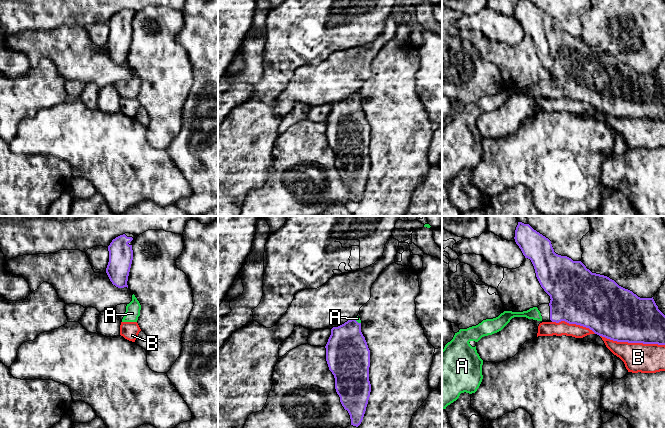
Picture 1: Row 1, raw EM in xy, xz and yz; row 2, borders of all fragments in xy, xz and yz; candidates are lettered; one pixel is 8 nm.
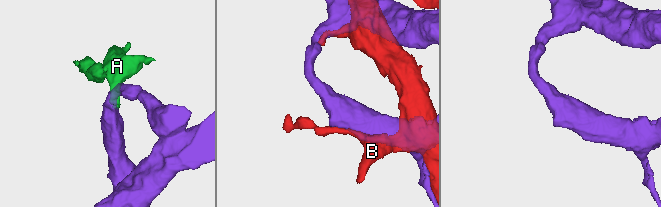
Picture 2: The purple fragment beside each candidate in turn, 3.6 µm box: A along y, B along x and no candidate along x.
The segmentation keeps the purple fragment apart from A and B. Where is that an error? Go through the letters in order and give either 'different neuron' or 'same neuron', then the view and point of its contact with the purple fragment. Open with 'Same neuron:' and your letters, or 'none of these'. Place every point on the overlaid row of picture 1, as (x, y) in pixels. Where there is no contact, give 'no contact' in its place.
Same neuron: A
A: same neuron; meets purple in xz at (356, 321)
B: different neuron; meets purple in yz at (632, 342)

